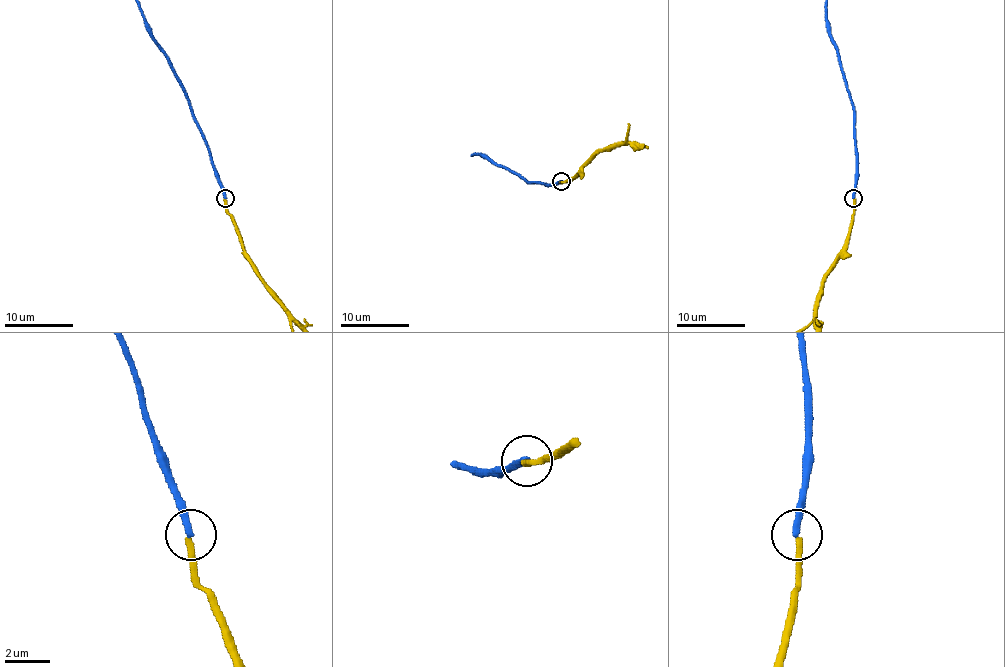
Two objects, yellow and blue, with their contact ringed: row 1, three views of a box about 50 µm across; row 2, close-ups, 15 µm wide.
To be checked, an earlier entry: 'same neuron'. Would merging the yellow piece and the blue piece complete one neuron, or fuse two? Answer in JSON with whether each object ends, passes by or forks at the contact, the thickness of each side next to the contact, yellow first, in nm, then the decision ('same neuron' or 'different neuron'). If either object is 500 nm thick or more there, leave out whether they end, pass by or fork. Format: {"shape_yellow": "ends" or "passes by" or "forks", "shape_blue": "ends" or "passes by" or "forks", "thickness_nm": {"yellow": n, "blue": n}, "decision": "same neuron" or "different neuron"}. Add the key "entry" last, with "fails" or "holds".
{"shape_yellow": "ends", "shape_blue": "ends", "thickness_nm": {"yellow": 280, "blue": 300}, "decision": "different neuron", "entry": "fails"}

